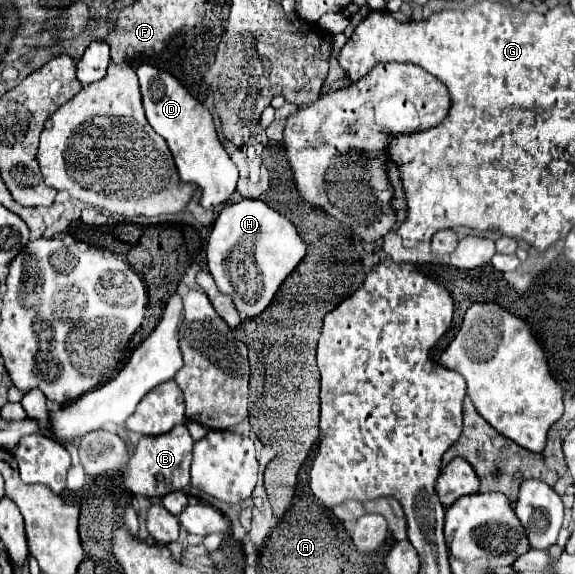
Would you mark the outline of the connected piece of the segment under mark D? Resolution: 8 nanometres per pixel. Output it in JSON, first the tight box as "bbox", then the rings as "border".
{"bbox":[135,63,239,209],"border":[[[141,63],[135,73],[139,77],[147,121],[155,133],[167,141],[181,181],[197,183],[201,187],[201,205],[205,209],[217,209],[233,195],[239,175],[237,167],[217,139],[211,113],[167,71]]]}

